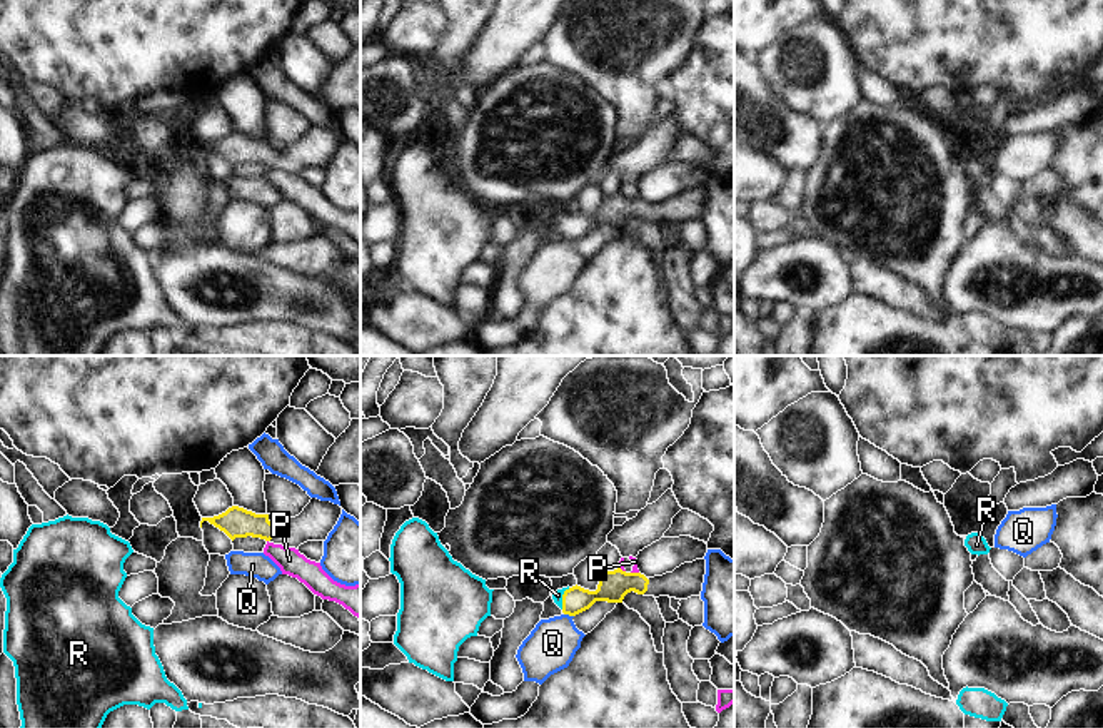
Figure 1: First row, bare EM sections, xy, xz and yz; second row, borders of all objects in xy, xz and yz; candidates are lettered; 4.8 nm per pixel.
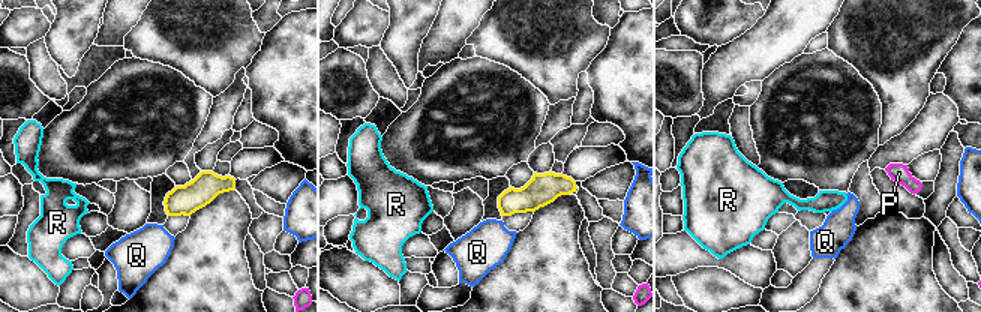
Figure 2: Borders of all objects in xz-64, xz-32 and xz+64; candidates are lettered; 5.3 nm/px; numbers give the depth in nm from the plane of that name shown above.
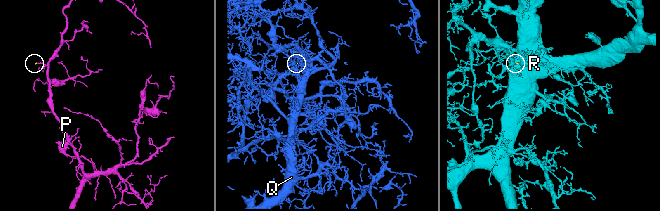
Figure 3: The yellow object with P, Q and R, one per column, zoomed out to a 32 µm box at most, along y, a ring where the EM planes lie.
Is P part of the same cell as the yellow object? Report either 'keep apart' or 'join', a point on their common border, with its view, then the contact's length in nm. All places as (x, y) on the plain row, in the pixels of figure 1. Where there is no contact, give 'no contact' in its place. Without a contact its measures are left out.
keep apart; meets yellow in xz at (634, 199); contact 40 nm long

